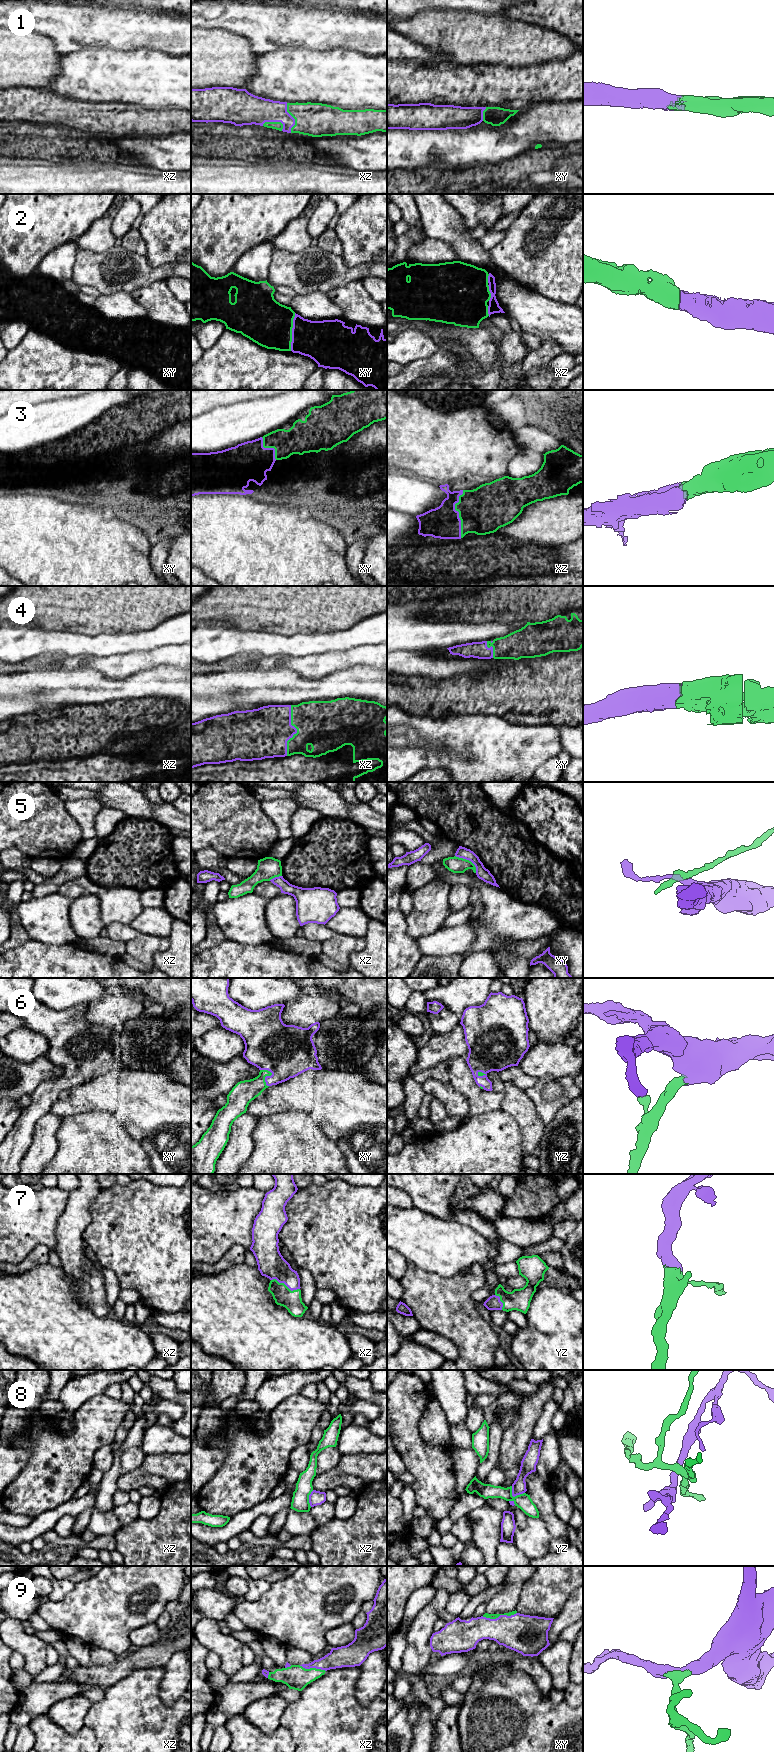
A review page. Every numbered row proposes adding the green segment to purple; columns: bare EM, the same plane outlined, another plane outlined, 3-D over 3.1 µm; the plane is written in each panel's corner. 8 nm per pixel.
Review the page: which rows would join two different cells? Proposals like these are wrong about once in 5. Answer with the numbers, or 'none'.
5, 8

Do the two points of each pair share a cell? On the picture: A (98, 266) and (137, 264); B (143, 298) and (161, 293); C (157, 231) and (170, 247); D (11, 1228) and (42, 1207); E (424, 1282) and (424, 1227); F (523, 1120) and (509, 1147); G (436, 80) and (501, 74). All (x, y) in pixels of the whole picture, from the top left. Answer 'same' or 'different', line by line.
A: same
B: same
C: same
D: same
E: different
F: different
G: same

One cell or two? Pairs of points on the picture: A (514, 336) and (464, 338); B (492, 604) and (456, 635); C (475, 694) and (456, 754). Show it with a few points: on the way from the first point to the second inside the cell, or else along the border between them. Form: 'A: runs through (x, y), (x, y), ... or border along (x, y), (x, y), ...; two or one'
A: border along (497, 342), (497, 361), (493, 365); two
B: border along (447, 619), (463, 622), (493, 622); two
C: border along (444, 715), (492, 715); two

